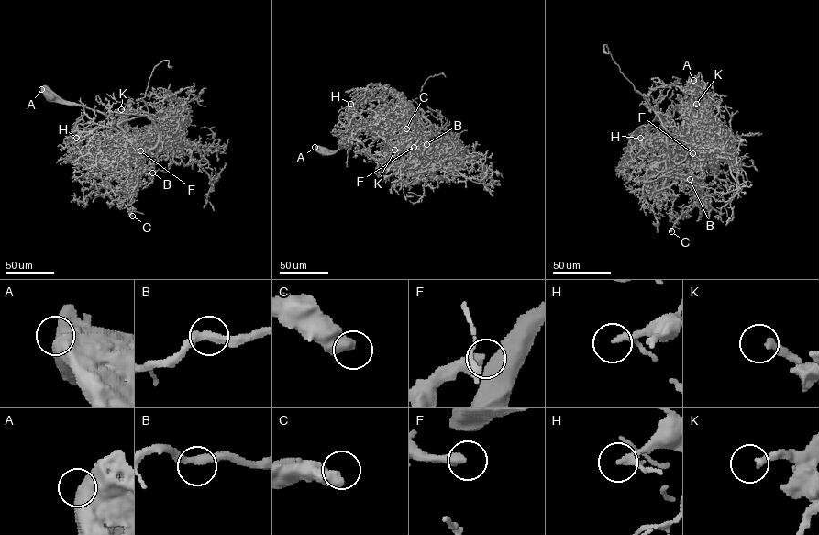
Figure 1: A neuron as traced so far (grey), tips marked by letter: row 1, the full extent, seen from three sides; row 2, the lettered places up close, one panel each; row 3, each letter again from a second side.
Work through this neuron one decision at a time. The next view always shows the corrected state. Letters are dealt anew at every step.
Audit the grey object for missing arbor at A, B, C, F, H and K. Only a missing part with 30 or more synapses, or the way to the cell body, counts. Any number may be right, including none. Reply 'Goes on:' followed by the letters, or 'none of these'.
Goes on: F, K

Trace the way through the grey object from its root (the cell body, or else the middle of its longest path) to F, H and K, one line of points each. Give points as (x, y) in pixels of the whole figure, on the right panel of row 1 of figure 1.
F: (698, 85), (697, 91), (674, 112), (666, 131), (674, 138), (693, 140), (702, 153), (692, 153)
H: (698, 85), (697, 91), (674, 112), (661, 136), (648, 125), (637, 129), (642, 131), (640, 138)
K: (698, 85), (697, 91), (674, 112), (667, 125), (667, 134), (695, 142), (711, 139), (696, 104)

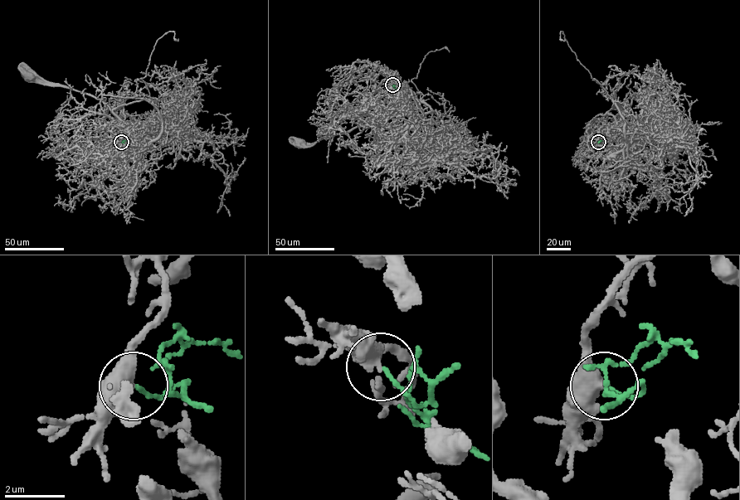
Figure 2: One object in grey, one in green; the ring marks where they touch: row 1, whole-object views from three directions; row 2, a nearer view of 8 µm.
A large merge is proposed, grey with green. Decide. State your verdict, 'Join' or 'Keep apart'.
Keep apart

